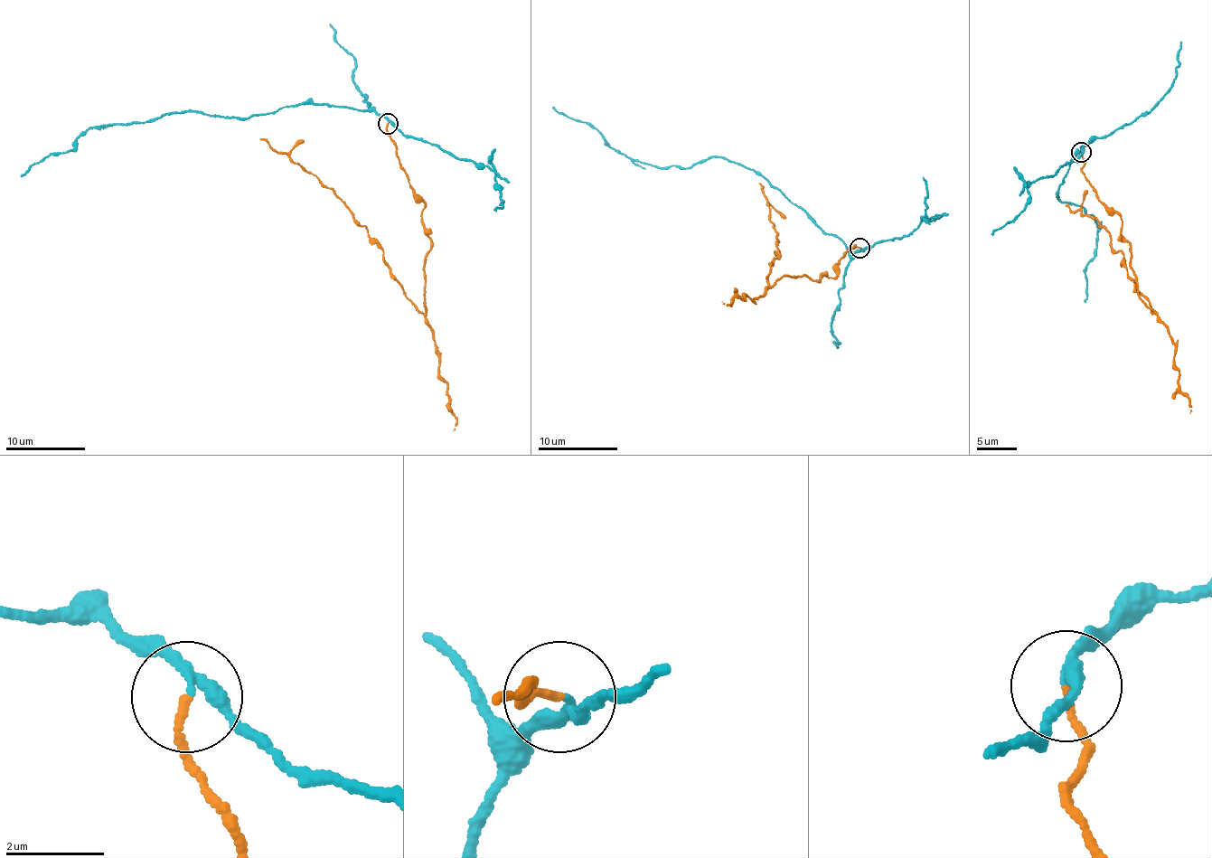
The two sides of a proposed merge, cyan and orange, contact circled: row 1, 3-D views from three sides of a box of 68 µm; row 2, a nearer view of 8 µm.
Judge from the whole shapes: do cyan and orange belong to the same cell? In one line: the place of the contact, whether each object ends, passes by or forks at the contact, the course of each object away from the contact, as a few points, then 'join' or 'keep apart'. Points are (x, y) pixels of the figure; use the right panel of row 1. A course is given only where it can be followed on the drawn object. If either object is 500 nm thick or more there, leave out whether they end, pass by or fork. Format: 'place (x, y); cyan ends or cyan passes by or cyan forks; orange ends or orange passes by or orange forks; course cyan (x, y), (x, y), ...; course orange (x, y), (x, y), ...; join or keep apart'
place (1081, 152); cyan passes by; orange ends; course cyan (1082, 151), (1090, 141), (1073, 156), (1058, 200), (1096, 219), (1094, 255), (1087, 266), (1084, 302); course orange (1082, 153), (1083, 174), (1122, 222), (1136, 295), (1151, 313), (1110, 235), (1094, 217), (1066, 206); keep apart

